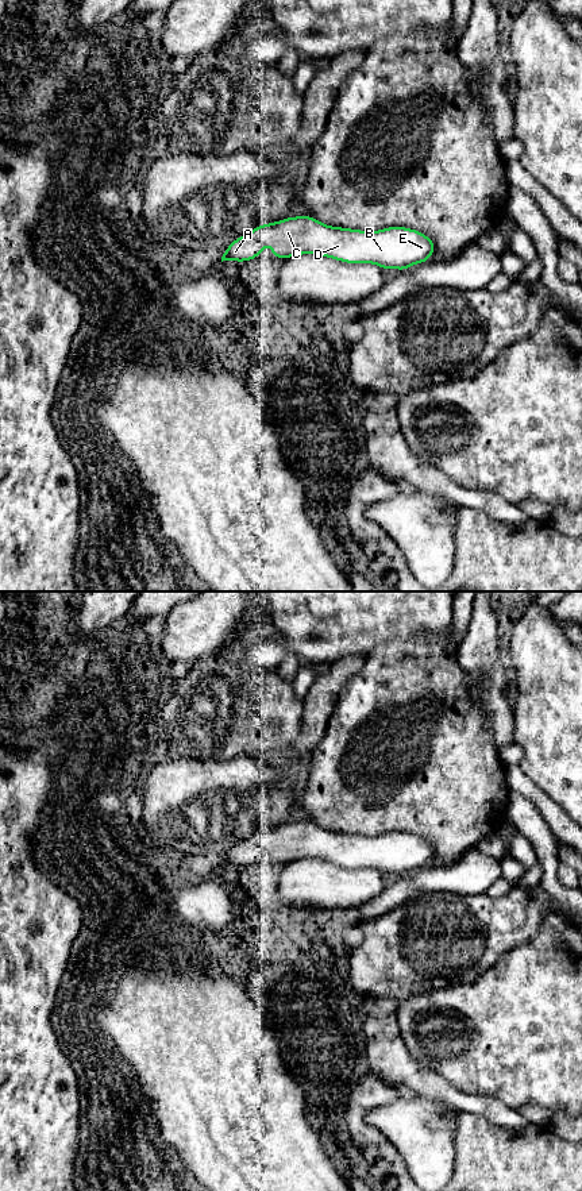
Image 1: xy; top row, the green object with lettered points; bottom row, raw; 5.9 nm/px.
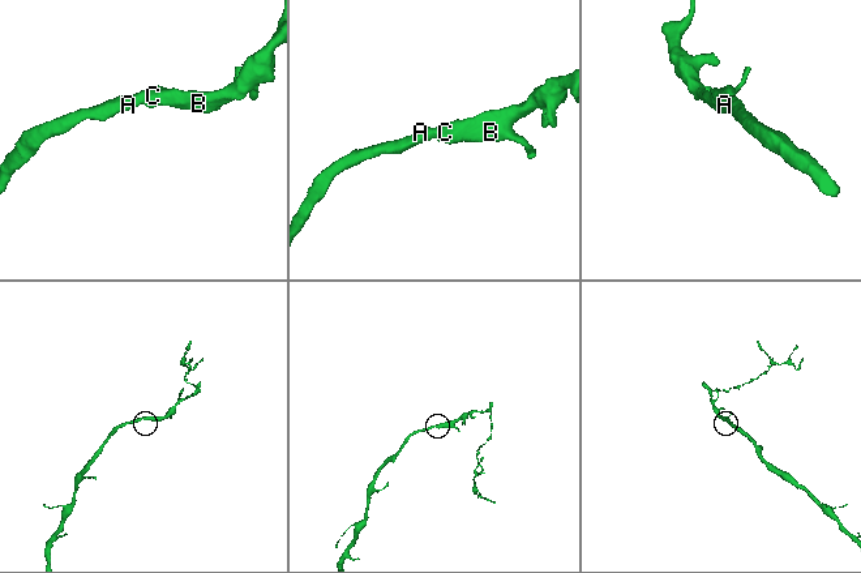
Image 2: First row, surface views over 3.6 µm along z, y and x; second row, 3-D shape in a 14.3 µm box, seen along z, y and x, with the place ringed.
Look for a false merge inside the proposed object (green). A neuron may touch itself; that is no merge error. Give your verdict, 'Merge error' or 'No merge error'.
No merge error

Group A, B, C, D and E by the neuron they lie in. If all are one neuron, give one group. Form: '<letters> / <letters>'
A B C D E

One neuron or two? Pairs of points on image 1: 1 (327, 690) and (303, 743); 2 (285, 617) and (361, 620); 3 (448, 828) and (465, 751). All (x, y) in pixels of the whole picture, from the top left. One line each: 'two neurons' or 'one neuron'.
1: one neuron
2: one neuron
3: one neuron

